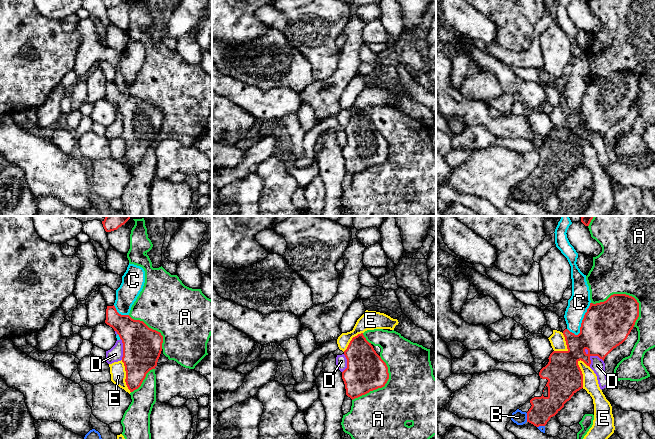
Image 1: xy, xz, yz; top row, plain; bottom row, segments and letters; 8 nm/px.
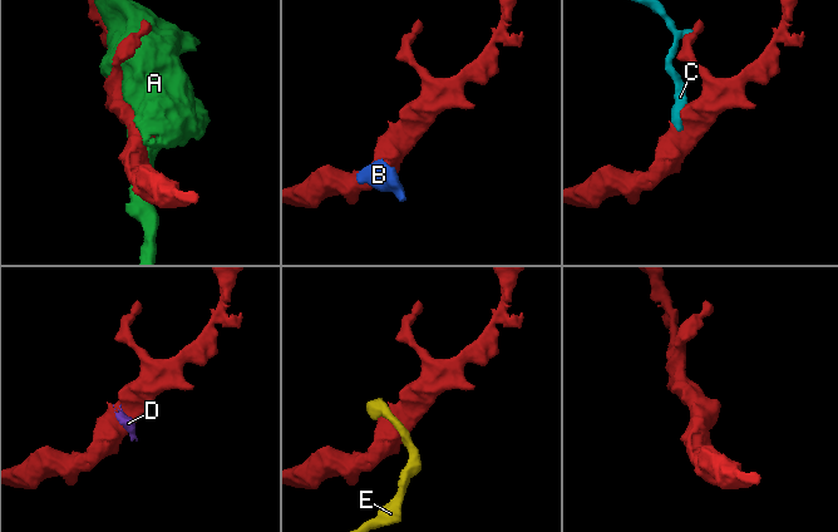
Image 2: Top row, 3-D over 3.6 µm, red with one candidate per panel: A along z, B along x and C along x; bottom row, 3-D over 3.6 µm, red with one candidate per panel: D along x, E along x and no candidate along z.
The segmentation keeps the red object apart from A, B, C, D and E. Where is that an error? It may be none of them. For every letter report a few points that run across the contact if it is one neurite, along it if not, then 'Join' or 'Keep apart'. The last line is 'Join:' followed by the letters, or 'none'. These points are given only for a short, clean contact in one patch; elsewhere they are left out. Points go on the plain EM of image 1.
A: Keep apart
B: Line: yz (526, 189), (527, 197). Keep apart
C: Keep apart
D: Line: yz (589, 132), (598, 132), (603, 137). Keep apart
E: Keep apart
Join: none

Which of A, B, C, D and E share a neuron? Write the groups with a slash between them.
A / B / C D / E

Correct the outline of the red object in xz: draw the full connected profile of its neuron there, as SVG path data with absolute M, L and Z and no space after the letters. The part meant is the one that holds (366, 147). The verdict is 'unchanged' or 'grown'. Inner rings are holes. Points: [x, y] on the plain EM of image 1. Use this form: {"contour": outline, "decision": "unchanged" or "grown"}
{"contour": "M363 109L352 114L344 131L347 144L342 148L342 155L348 173L353 176L385 162L388 143Z", "decision": "unchanged"}

